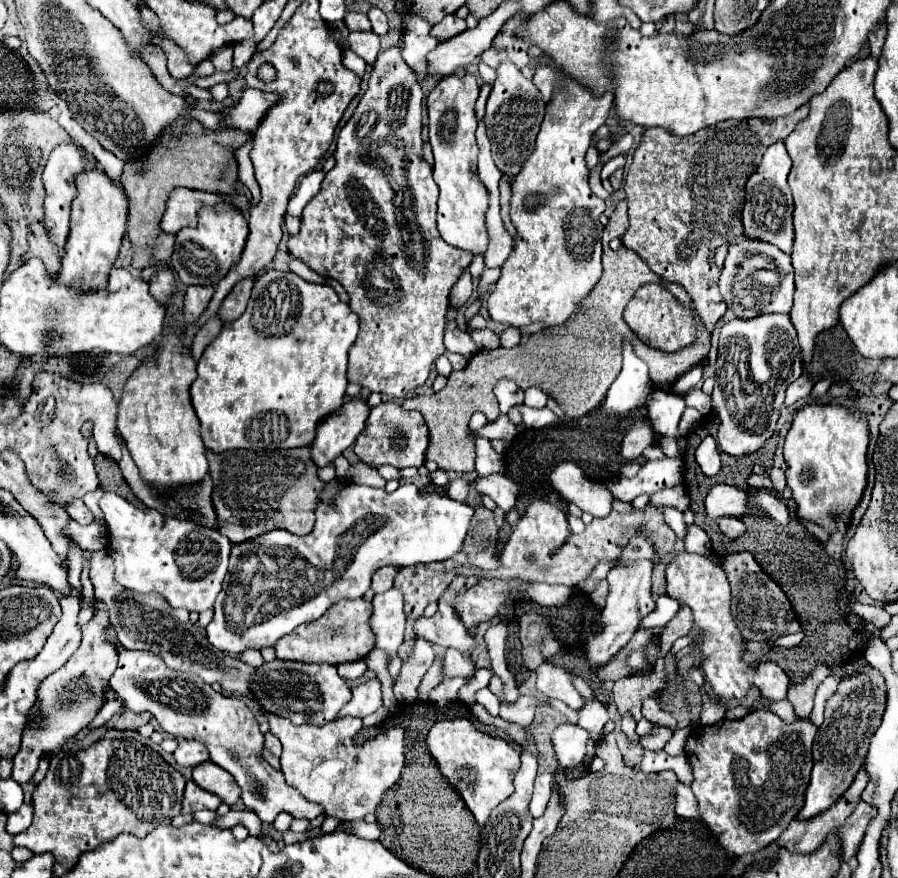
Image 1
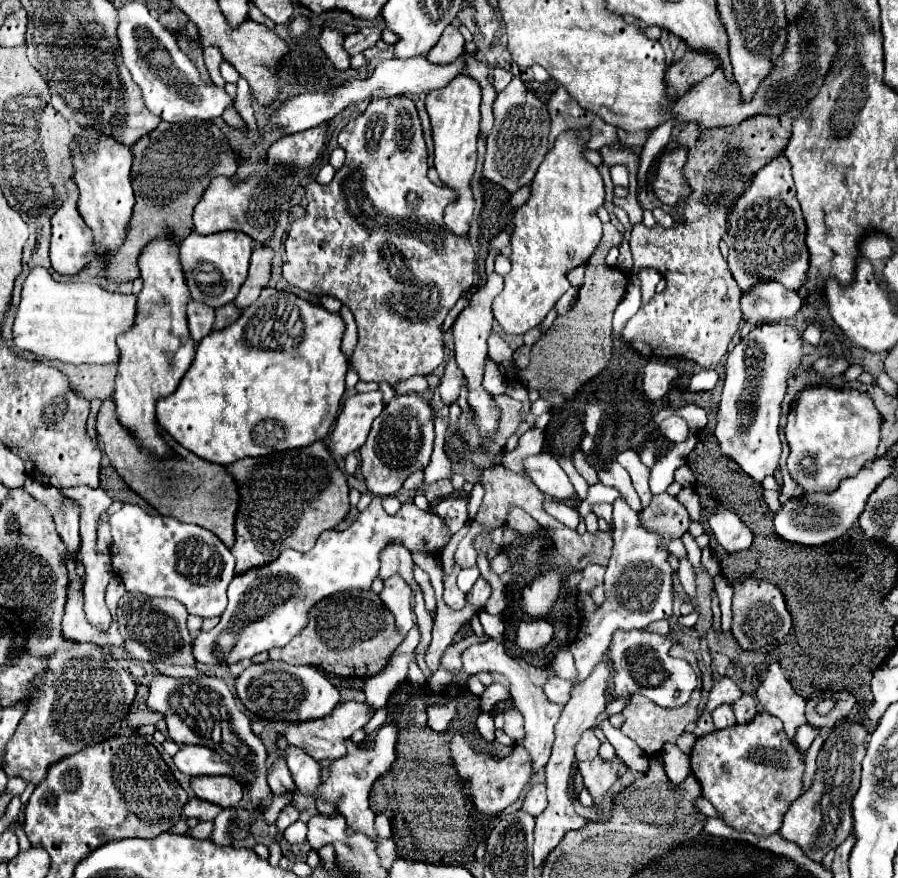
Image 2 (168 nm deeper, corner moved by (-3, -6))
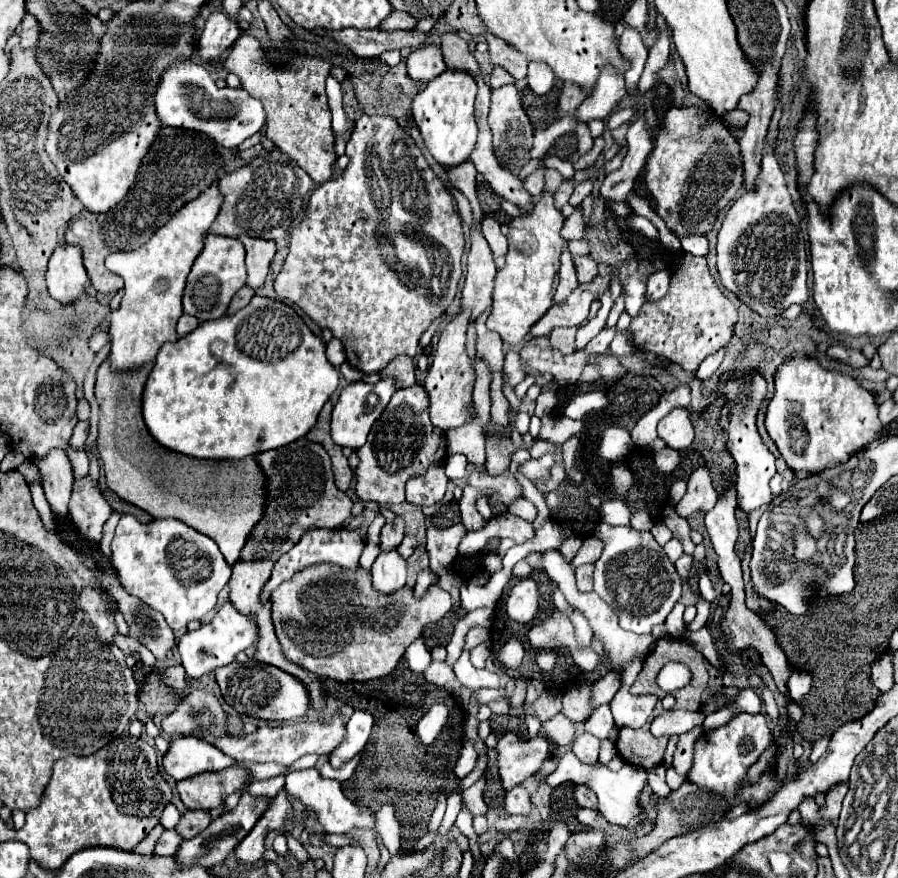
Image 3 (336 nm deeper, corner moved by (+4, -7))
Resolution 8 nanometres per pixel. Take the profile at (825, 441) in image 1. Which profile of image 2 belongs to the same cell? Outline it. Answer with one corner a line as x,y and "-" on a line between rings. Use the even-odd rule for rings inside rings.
830,385
802,389
790,405
784,427
790,445
788,469
792,479
806,493
832,493
842,479
854,477
864,465
874,461
882,439
880,425
880,411
868,395
856,389
834,389

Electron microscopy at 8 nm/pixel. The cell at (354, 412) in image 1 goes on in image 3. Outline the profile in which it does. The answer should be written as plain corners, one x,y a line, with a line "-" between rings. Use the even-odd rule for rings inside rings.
381,378
381,382
375,384
375,386
371,386
367,382
349,384
341,392
341,396
339,396
339,400
333,408
333,420
331,420
331,438
333,438
333,442
341,448
345,448
345,446
353,448
353,450
361,448
365,444
365,438
367,438
373,422
381,416
381,412
389,404
393,392
395,392
395,386
393,386
391,378

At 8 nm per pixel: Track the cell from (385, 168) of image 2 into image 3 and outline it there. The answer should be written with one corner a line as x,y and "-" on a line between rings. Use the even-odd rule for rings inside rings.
363,114
355,122
355,128
353,128
353,132
351,132
351,136
347,140
345,154
349,156
349,164
347,164
345,172
339,178
335,178
335,180
319,184
311,192
307,208
305,208
305,216
299,222
299,226
293,228
293,232
289,236
289,254
285,258
285,264
283,264
281,272
275,278
275,292
277,292
279,298
295,302
319,326
331,328
333,336
343,342
345,352
347,352
347,362
353,368
357,368
363,374
377,374
397,356
411,356
411,358
415,358
421,334
453,302
455,292
457,292
457,284
459,284
459,278
461,278
461,272
463,272
461,270
461,254
463,254
463,248
465,248
463,222
461,222
459,214
455,212
453,198
447,192
445,184
429,168
429,164
423,158
421,150
415,146
413,138
397,124
395,116
389,116
389,114
385,114
385,116
381,116
381,114
371,114
371,116

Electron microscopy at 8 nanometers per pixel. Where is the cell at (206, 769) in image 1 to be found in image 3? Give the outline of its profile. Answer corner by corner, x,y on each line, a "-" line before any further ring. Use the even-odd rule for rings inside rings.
229,768
213,774
201,774
197,778
187,778
177,782
177,792
189,810
213,810
223,806
225,798
235,790
245,786
245,770
243,768

